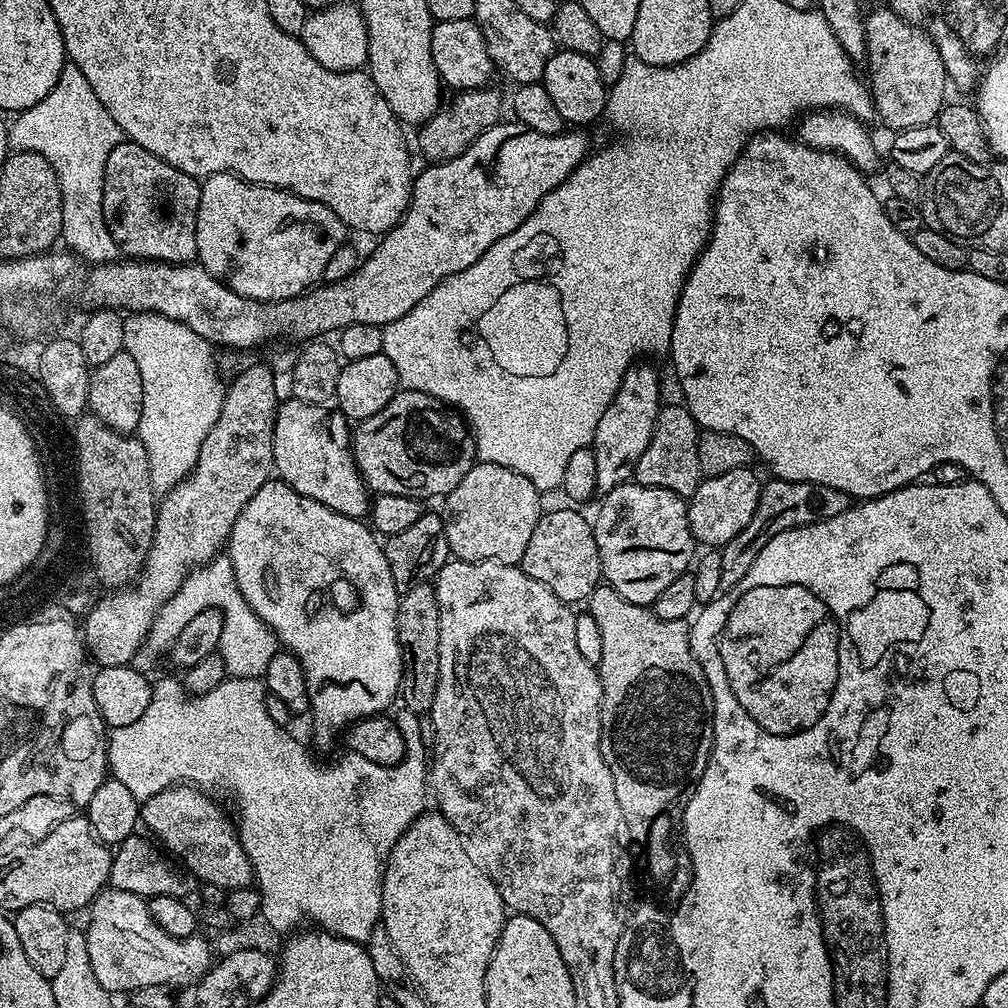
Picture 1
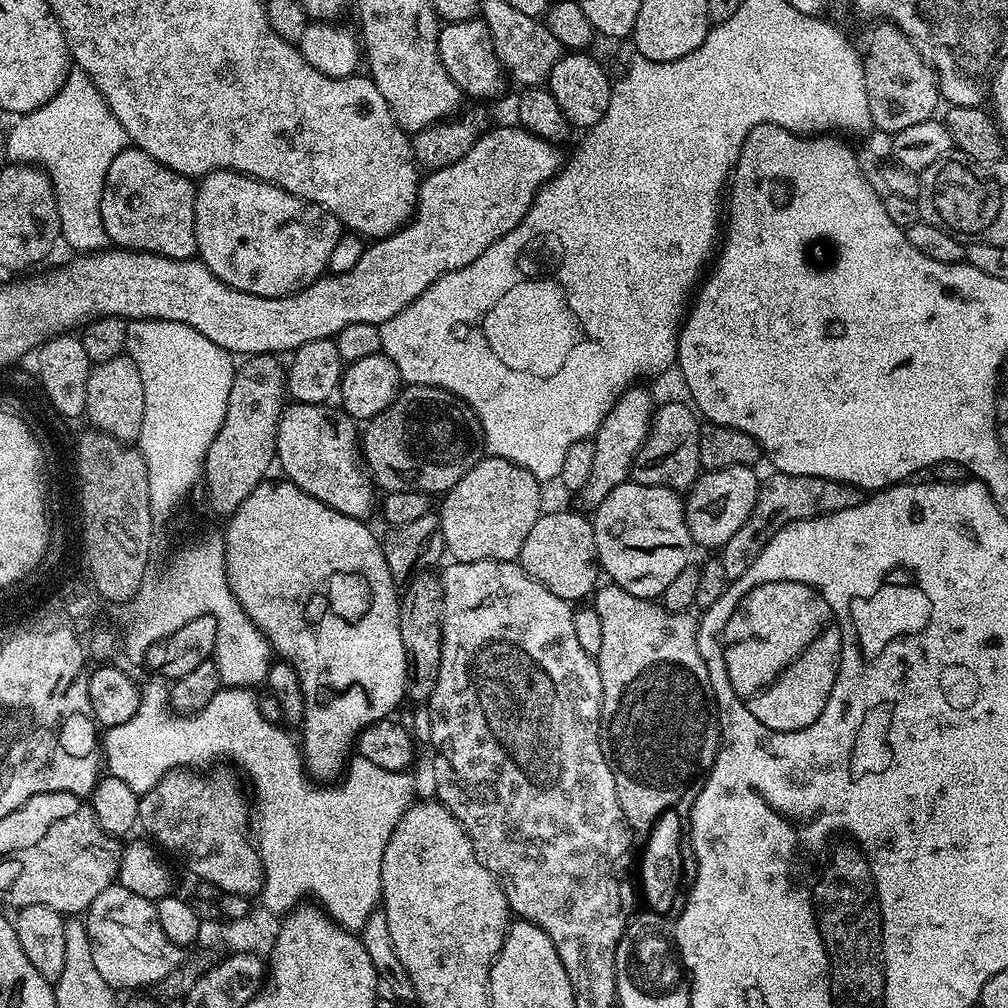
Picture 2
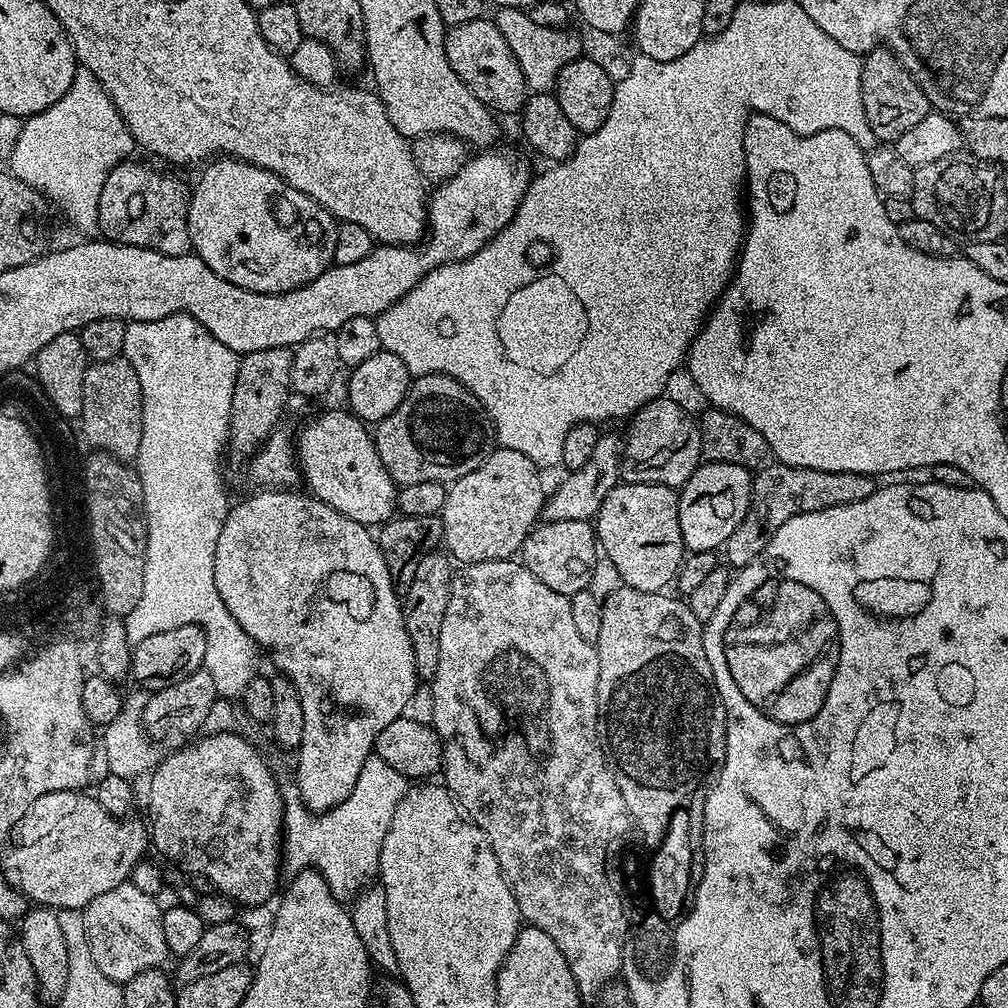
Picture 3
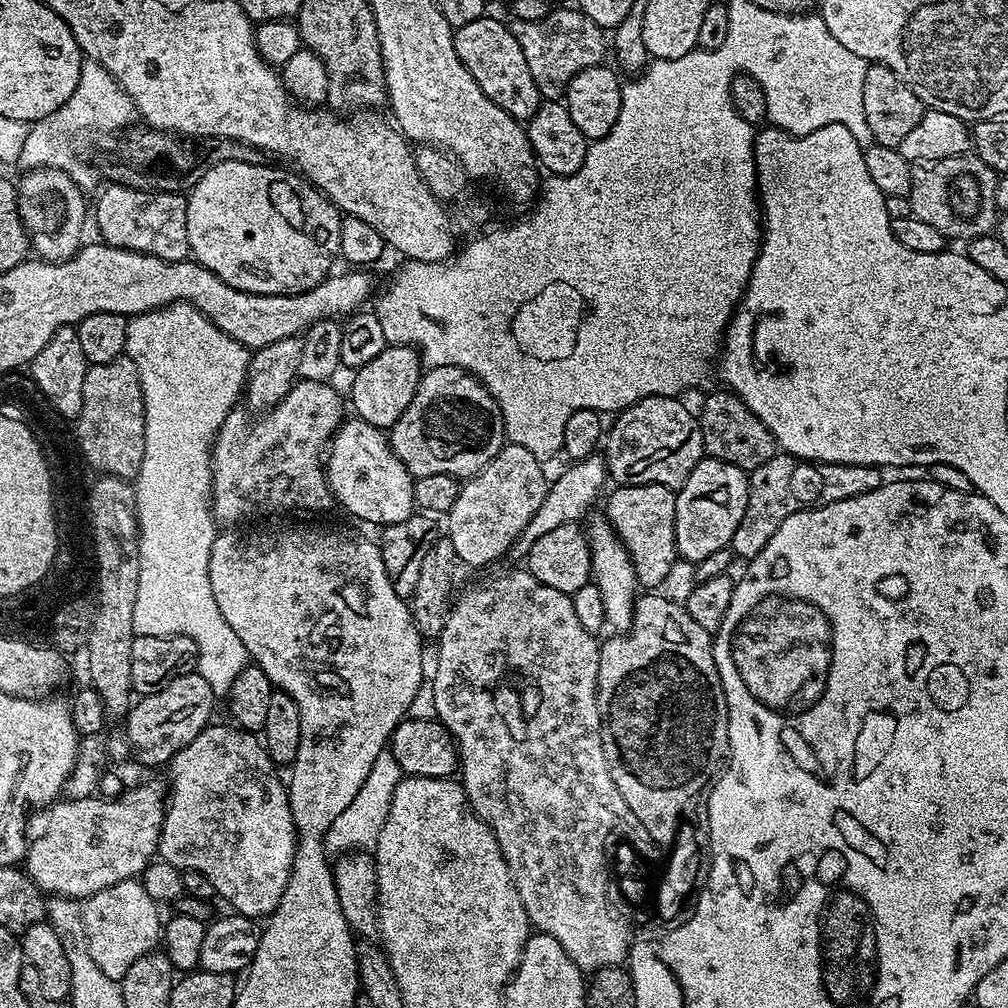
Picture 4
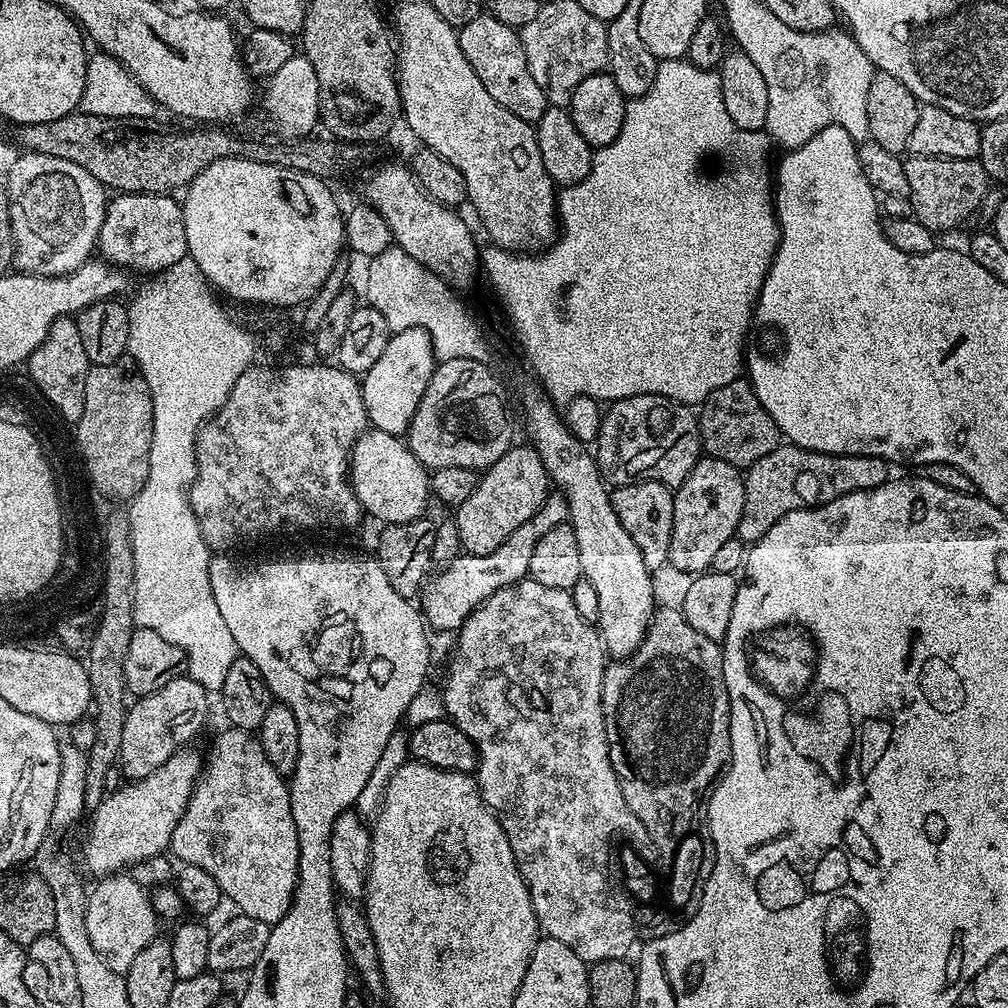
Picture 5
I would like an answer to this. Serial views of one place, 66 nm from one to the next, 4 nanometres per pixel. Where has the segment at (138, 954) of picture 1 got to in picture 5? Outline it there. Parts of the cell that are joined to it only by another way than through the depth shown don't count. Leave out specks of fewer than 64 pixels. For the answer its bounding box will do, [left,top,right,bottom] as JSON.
[86,874,158,974]

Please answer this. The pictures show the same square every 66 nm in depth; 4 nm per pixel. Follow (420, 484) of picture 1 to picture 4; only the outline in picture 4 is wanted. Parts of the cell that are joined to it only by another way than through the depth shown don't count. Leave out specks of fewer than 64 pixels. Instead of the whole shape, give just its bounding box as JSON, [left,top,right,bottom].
[390,366,506,478]

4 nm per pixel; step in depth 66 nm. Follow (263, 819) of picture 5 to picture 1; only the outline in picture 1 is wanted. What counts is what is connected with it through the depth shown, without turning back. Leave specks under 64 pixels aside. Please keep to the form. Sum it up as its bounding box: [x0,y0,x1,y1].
[139,785,255,891]

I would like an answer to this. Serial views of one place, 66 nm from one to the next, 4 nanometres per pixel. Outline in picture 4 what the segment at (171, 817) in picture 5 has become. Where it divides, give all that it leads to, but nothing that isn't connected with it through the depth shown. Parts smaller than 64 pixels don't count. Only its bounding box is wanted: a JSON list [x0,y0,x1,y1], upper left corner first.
[26,784,166,902]

